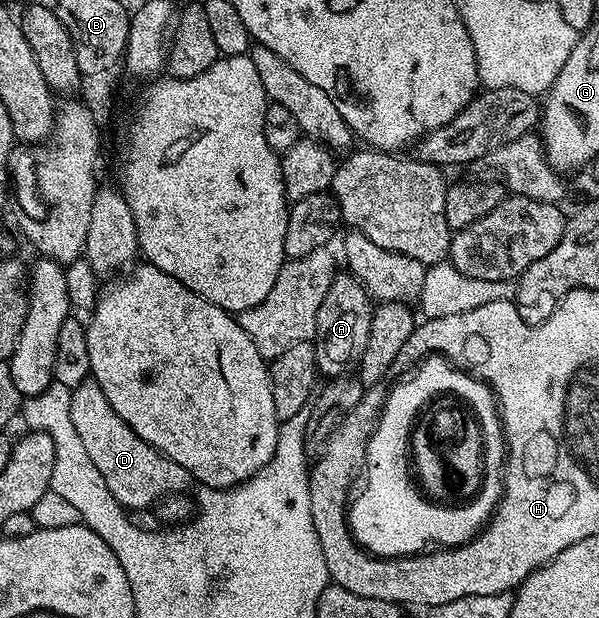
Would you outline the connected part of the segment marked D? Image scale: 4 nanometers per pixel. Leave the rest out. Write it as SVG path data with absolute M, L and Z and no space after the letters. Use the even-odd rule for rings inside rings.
M88 381L77 385L71 392L71 404L69 413L73 417L73 429L81 436L81 442L85 444L85 453L97 465L101 477L105 477L105 485L109 493L125 509L136 511L142 507L154 508L158 499L166 495L184 494L187 486L192 486L191 475L177 461L169 461L153 445L141 441L121 417L113 410L113 405L101 393L101 389L94 381Z

